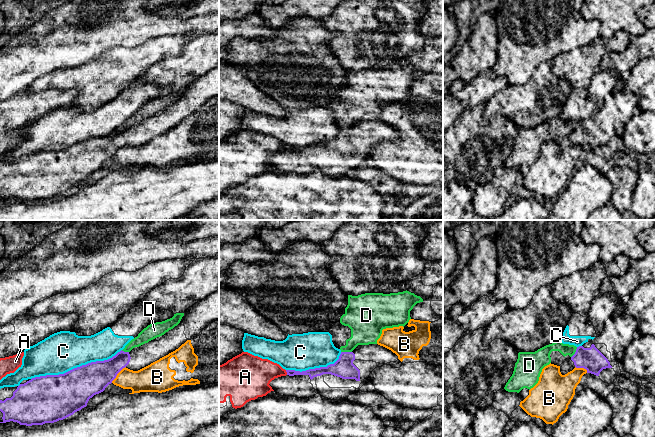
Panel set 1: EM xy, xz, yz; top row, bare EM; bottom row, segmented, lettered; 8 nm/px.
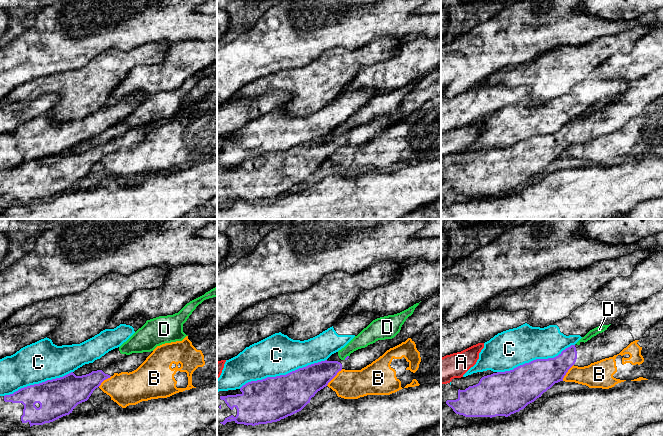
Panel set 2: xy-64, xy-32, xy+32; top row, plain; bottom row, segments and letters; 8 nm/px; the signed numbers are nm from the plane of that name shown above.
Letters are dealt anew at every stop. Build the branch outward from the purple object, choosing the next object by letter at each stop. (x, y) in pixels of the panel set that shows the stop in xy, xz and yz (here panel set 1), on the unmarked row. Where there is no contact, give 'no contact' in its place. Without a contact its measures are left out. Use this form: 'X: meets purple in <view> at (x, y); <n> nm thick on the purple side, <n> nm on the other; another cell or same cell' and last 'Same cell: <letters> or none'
A: meets purple in xz at (286, 147); 70 nm thick on the purple side, 280 nm on the other; another cell
B: meets purple in xy at (117, 149); 260 nm thick on the purple side, 200 nm on the other; another cell
C: meets purple in xy at (77, 143); 340 nm thick on the purple side, 320 nm on the other; another cell
D: meets purple in xz at (346, 128); 160 nm thick on the purple side, 260 nm on the other; another cell
Same cell: none

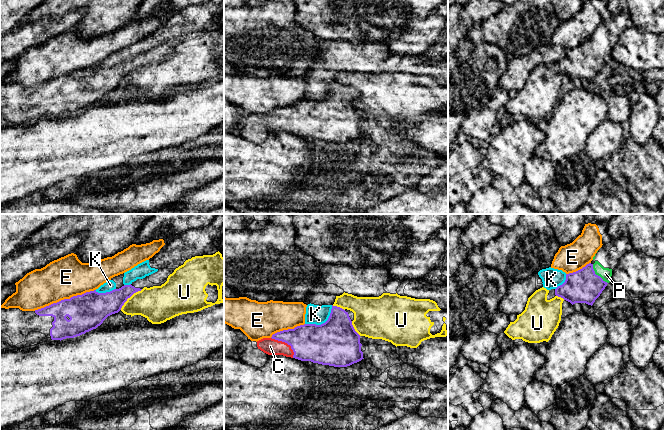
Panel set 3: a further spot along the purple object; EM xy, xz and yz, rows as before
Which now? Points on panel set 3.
C: meets purple in xz at (286, 118); 300 nm thick on the purple side, 130 nm on the other; same cell
E: meets purple in xy at (64, 75); 280 nm thick on the purple side, 320 nm on the other; another cell
K: meets purple in xz at (323, 99); 360 nm thick on the purple side, 160 nm on the other; another cell
P: meets purple in yz at (597, 51); 280 nm thick on the purple side, 100 nm on the other; same cell
U: meets purple in xy at (129, 73); 200 nm thick on the purple side, 300 nm on the other; another cell
Same cell: C, P

